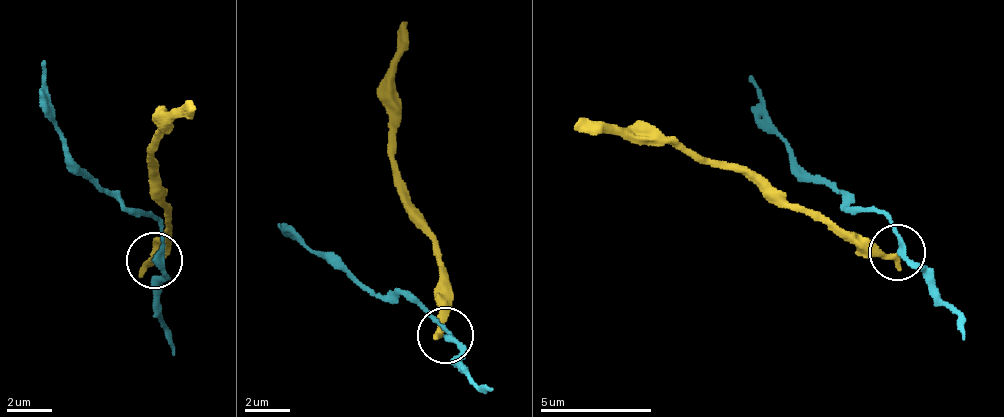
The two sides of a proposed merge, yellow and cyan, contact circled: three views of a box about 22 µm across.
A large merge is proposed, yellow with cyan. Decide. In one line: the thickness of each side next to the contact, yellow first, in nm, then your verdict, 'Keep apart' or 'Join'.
Thickness 360 nm (yellow) against 240 nm. Keep apart

